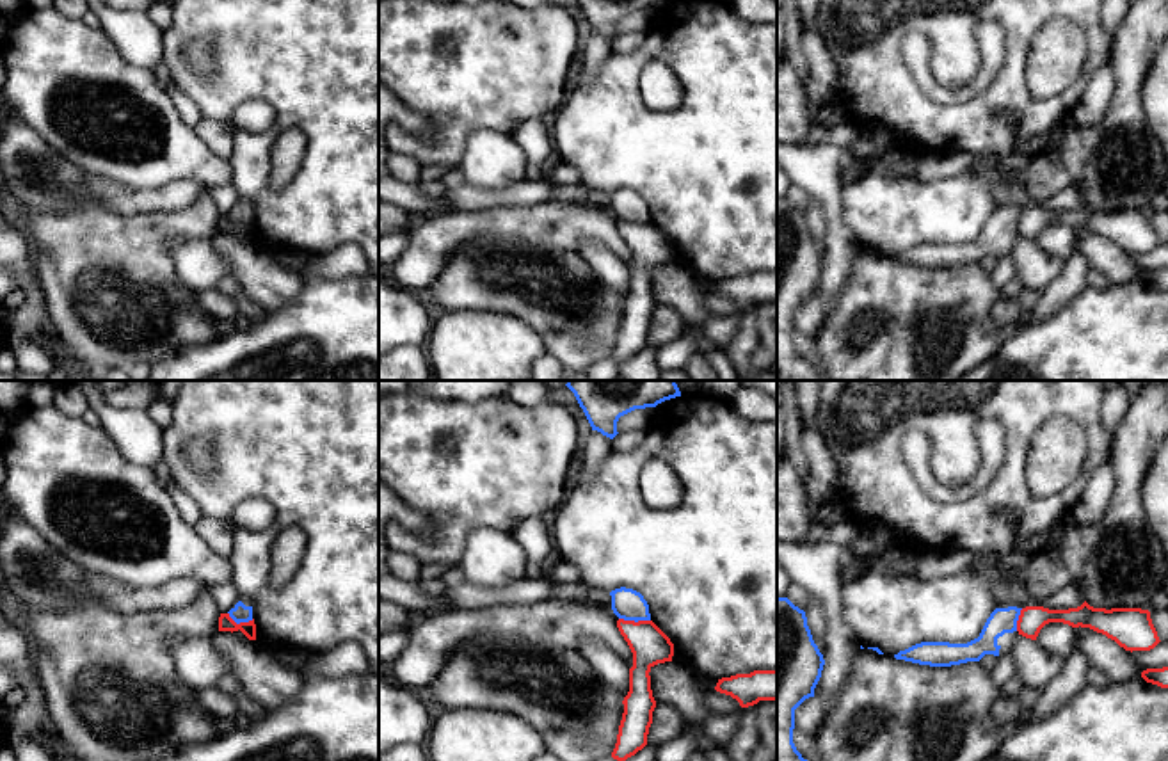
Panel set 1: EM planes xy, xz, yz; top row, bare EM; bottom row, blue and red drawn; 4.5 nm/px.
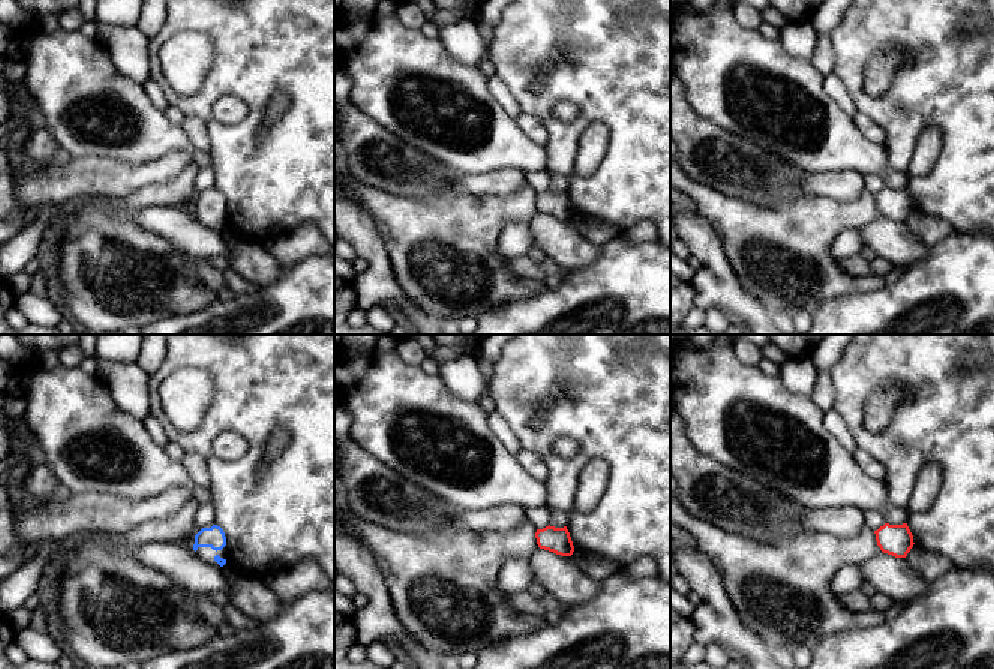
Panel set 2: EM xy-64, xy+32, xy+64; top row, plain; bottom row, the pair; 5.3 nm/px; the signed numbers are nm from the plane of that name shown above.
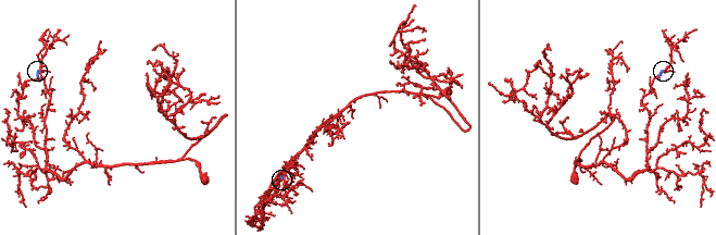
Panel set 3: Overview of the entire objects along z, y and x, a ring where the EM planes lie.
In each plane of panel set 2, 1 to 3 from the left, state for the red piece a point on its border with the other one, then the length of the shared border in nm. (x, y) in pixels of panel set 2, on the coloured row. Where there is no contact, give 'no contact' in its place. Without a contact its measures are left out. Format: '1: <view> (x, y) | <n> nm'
1: no contact
2: no contact
3: no contact

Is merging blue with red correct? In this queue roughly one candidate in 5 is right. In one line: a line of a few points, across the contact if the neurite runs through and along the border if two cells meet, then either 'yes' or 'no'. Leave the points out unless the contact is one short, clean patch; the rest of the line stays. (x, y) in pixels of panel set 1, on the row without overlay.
line xz (619, 219), (649, 223); no

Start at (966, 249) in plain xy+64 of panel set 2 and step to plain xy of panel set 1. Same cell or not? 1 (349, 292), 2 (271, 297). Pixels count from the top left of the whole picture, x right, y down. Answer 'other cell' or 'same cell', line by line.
1: same cell
2: other cell

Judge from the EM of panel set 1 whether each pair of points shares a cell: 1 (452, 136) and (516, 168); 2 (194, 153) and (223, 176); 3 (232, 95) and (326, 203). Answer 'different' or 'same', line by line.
1: different
2: same
3: same

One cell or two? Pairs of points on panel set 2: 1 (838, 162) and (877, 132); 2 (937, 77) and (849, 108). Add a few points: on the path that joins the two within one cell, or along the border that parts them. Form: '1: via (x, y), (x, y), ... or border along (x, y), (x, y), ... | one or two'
1: border along (852, 119), (853, 125), (868, 140), (882, 144) | two
2: border along (837, 77), (858, 111) | two

